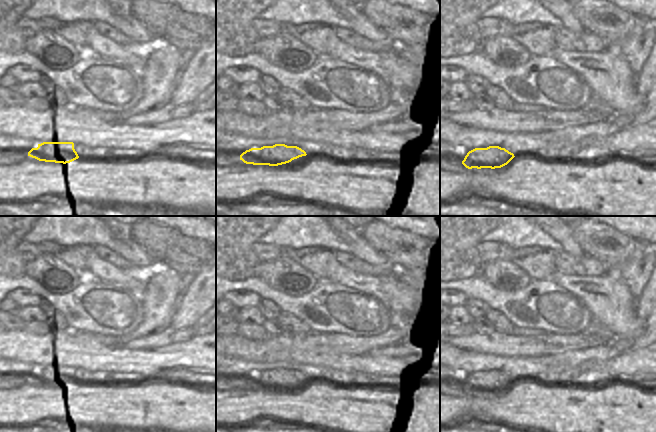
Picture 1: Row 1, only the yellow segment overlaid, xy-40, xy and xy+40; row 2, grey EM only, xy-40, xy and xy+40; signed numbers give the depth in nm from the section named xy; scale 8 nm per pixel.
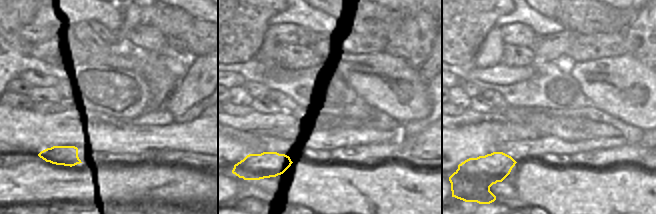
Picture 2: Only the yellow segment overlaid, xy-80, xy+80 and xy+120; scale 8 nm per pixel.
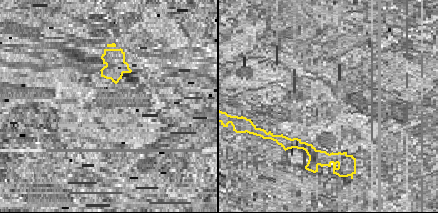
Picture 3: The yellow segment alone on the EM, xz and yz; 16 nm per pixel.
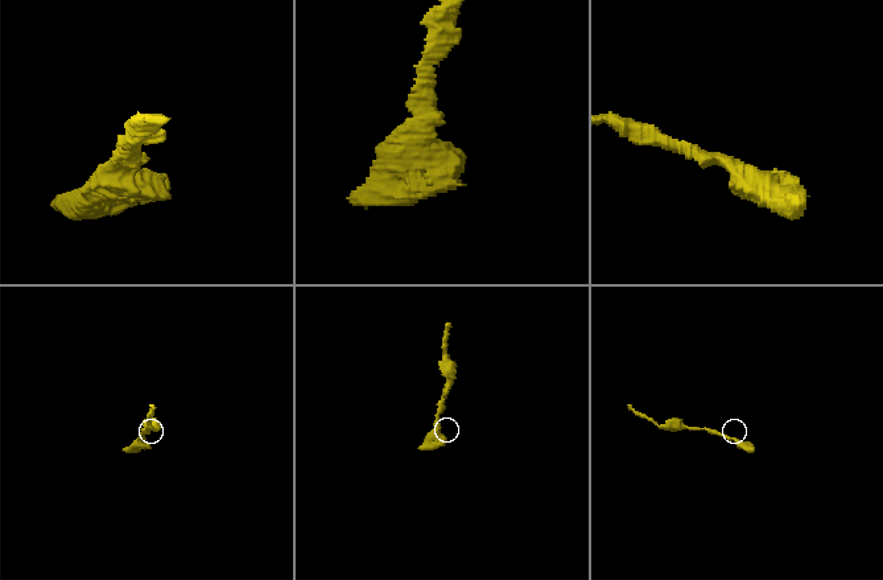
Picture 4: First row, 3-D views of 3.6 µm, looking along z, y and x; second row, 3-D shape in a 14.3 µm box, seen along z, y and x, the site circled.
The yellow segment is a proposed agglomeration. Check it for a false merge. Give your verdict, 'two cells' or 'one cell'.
one cell

